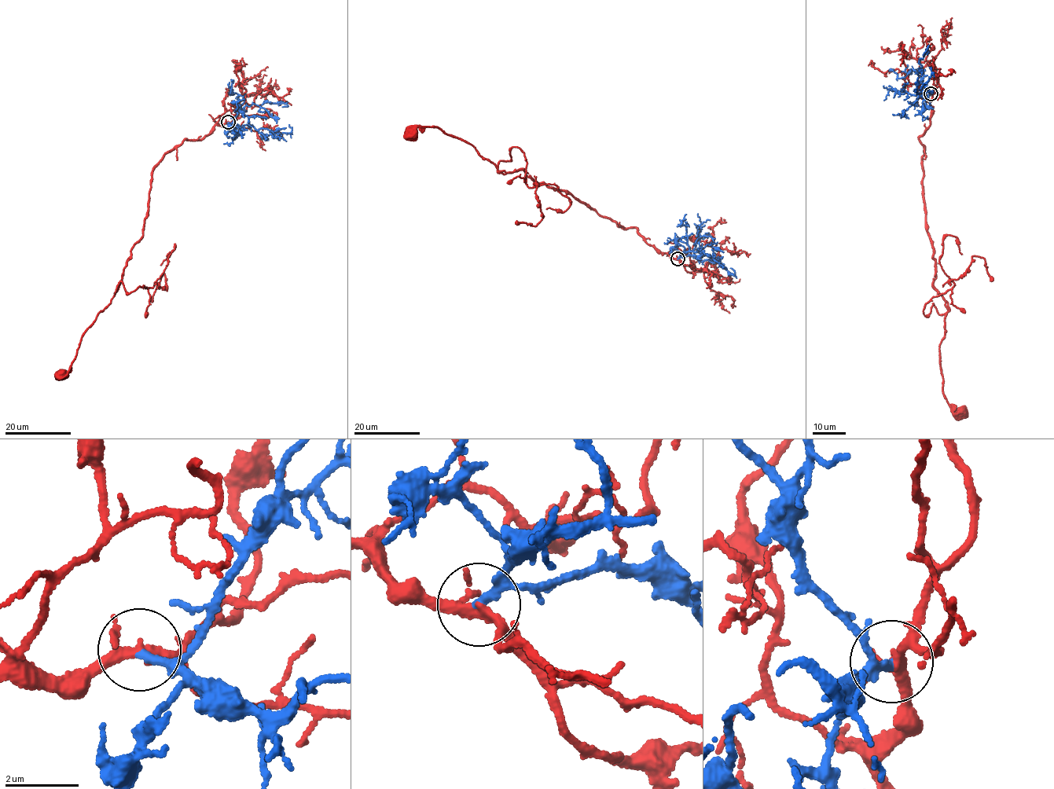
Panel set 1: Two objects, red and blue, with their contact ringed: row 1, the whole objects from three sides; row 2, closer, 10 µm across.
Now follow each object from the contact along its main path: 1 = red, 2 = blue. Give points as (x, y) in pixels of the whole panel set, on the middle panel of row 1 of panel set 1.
1: (677, 258), (567, 191), (534, 181), (523, 169), (499, 170), (473, 147), (437, 126), (420, 126), (410, 134)
2: (677, 258), (684, 252), (697, 251), (698, 248), (726, 266)

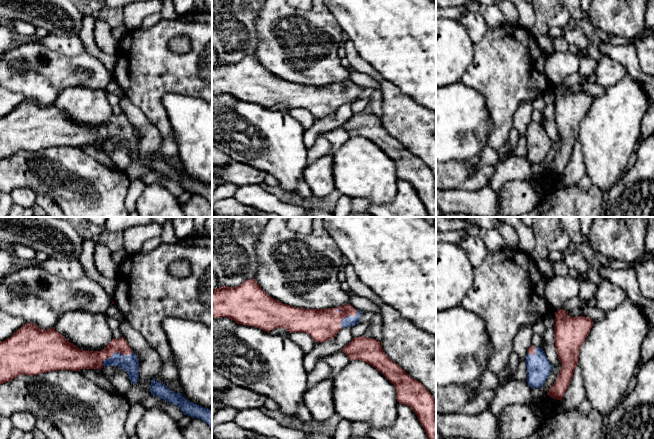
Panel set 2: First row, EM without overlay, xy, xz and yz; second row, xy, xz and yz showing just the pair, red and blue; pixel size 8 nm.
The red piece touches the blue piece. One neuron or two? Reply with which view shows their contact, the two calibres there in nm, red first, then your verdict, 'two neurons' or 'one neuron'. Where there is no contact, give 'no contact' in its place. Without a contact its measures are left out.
contact in xy; calibres 140 and 140 nm; one neuron

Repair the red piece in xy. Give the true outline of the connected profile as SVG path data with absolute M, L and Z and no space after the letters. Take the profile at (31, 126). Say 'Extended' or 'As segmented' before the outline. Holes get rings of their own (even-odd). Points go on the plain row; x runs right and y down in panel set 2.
Extended. M26 99L11 113L0 118L0 161L19 151L33 152L57 146L101 145L103 142L118 142L126 146L131 160L139 156L139 135L123 113L113 114L101 127L85 127L69 118L54 103L43 106L34 99Z

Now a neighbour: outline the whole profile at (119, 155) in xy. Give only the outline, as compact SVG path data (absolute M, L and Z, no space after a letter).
M103 142L101 145L95 146L99 151L105 153L121 171L124 171L131 163L127 147L118 142Z

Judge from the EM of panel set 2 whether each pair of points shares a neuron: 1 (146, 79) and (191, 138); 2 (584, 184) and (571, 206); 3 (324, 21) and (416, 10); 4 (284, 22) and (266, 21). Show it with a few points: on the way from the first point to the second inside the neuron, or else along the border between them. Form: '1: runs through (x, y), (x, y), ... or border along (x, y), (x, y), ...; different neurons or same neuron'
1: border along (184, 94), (163, 96), (162, 105), (170, 122); different neurons
2: border along (577, 184), (582, 190), (587, 190), (592, 185); different neurons
3: border along (328, 10), (343, 31); different neurons
4: runs through (280, 22), (270, 21); same neuron

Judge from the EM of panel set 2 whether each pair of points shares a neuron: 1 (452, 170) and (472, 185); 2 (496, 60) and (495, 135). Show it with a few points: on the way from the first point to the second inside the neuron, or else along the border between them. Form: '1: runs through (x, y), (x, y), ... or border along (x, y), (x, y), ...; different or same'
1: runs through (457, 174), (467, 181); same
2: runs through (499, 79), (499, 116); same

